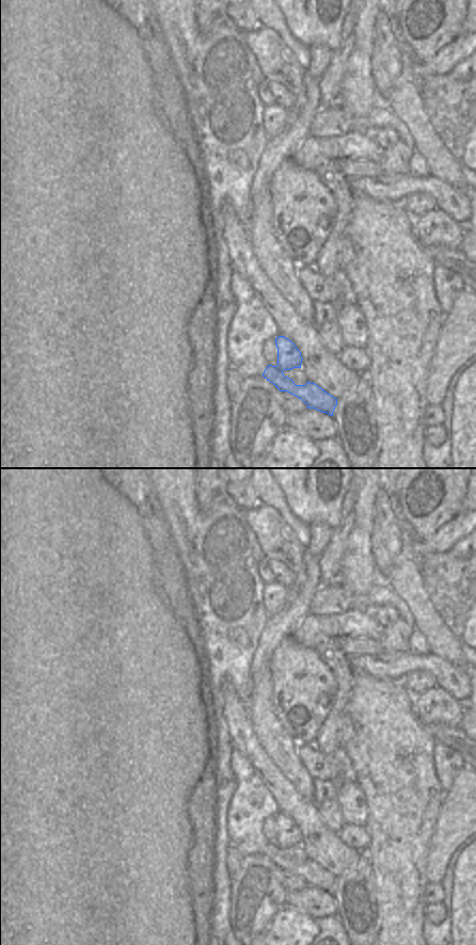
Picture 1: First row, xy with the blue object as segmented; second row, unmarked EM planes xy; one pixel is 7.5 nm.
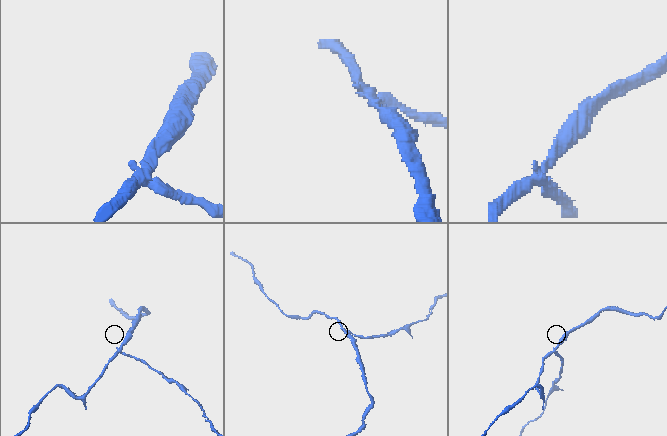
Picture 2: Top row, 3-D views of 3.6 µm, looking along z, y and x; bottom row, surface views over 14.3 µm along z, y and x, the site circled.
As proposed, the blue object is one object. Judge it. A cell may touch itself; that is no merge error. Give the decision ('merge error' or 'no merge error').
merge error

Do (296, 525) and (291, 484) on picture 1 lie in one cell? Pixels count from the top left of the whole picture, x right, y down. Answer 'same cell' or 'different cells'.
different cells

